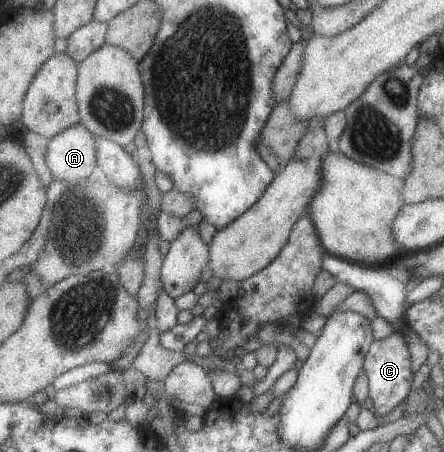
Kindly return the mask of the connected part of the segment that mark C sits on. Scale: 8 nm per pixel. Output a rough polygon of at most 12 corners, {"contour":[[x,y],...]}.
{"contour":[[402,335],[374,340],[363,369],[380,421],[410,395]]}

